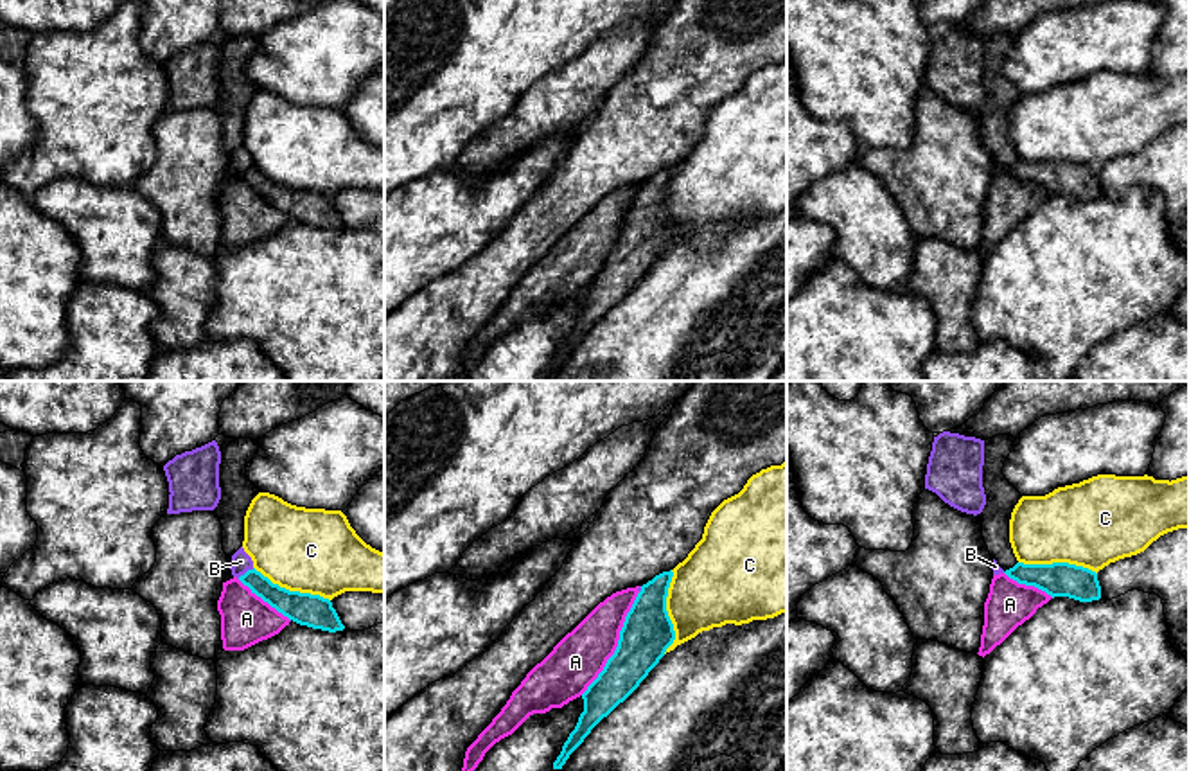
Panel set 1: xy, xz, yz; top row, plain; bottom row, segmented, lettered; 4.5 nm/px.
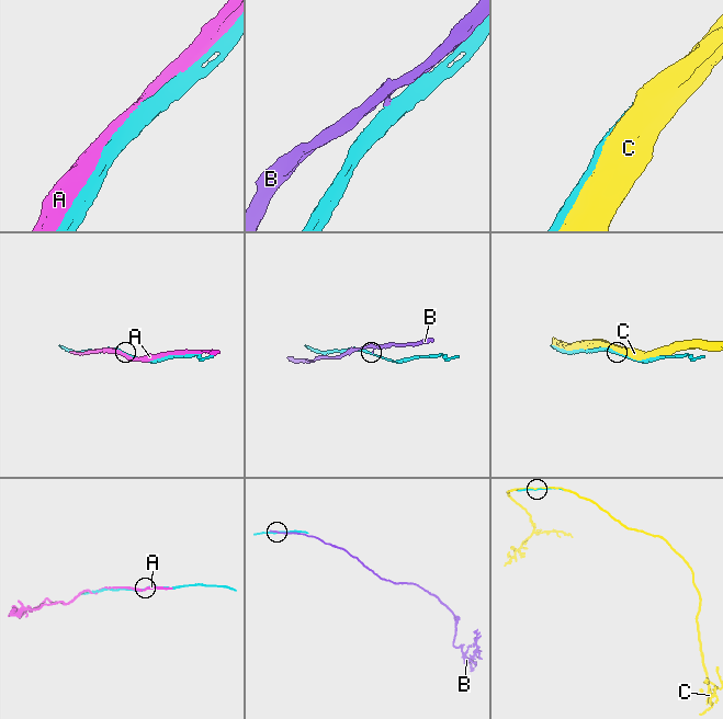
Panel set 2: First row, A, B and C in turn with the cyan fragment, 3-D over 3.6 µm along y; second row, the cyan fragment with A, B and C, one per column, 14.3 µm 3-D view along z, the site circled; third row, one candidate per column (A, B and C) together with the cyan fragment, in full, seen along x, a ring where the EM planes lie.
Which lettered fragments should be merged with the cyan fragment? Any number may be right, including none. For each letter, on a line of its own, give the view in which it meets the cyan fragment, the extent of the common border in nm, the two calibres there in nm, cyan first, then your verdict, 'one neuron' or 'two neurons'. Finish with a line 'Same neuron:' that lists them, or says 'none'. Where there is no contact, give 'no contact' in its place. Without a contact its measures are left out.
A: xz | 550 nm | 220/240 nm | two neurons
B: xy | 90 nm | 120/90 nm | two neurons
C: xz | 380 nm | 220/360 nm | two neurons
Same neuron: none

